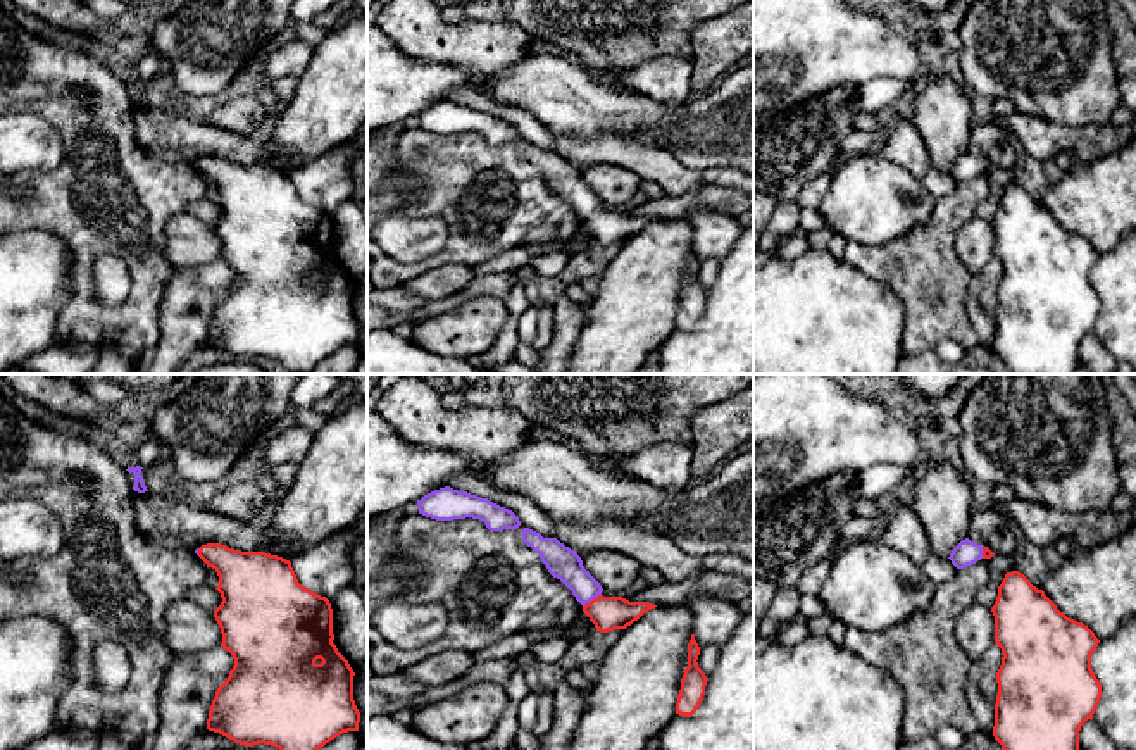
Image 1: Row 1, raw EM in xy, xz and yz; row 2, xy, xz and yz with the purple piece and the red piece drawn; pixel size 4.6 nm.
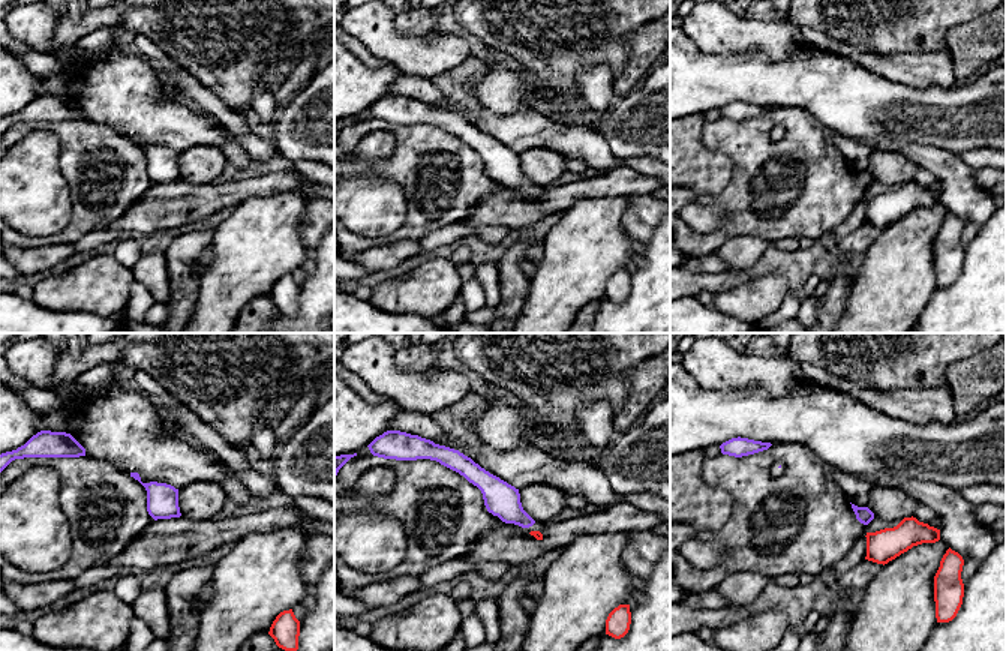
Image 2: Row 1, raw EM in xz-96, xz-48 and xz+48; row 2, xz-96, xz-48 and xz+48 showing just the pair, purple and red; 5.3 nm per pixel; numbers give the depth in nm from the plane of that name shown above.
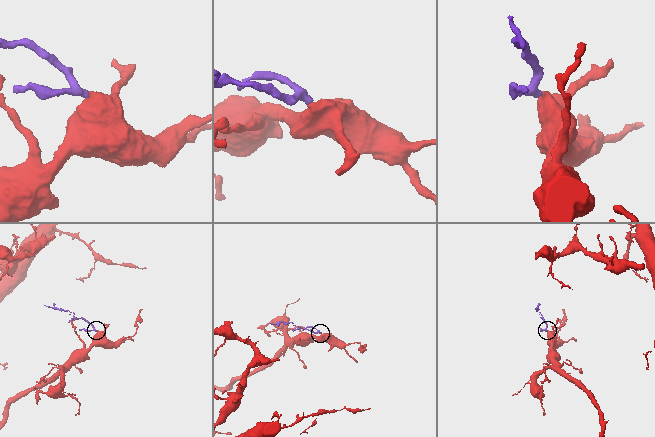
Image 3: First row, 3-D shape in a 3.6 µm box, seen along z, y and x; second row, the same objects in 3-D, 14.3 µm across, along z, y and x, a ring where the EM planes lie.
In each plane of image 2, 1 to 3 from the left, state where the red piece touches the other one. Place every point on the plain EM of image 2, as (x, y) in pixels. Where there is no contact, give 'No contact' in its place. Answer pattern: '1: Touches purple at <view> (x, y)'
1: No contact
2: No contact
3: No contact

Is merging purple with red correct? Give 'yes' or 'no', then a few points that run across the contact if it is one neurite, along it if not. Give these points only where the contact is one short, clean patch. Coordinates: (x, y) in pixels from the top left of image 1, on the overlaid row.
yes; line xz (562, 562), (592, 599), (607, 612)

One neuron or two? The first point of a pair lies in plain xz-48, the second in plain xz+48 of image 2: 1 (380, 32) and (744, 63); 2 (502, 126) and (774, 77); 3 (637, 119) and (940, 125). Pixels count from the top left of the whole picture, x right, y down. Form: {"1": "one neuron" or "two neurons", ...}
{"1": "two neurons", "2": "two neurons", "3": "one neuron"}

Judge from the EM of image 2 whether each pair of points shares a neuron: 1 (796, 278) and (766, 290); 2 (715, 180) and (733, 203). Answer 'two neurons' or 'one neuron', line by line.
1: two neurons
2: two neurons

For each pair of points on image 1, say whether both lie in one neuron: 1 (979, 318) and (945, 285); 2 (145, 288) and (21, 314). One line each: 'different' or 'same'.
1: different
2: different

